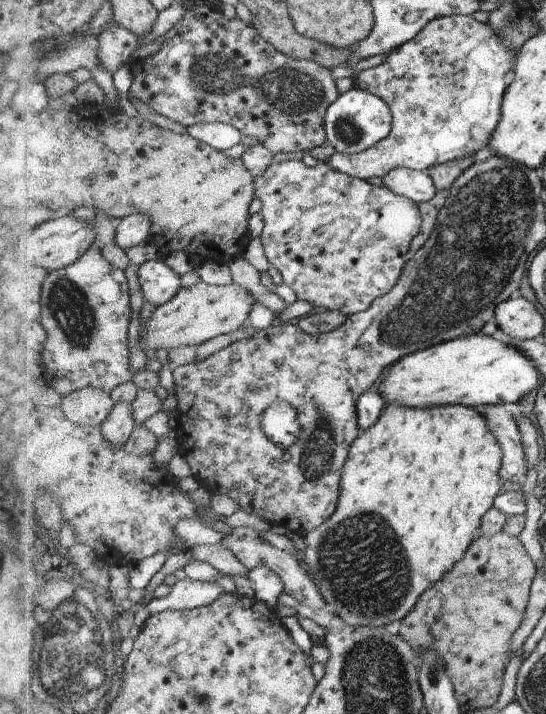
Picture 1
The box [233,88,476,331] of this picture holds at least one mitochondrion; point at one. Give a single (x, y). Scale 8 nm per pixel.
(350, 131)

